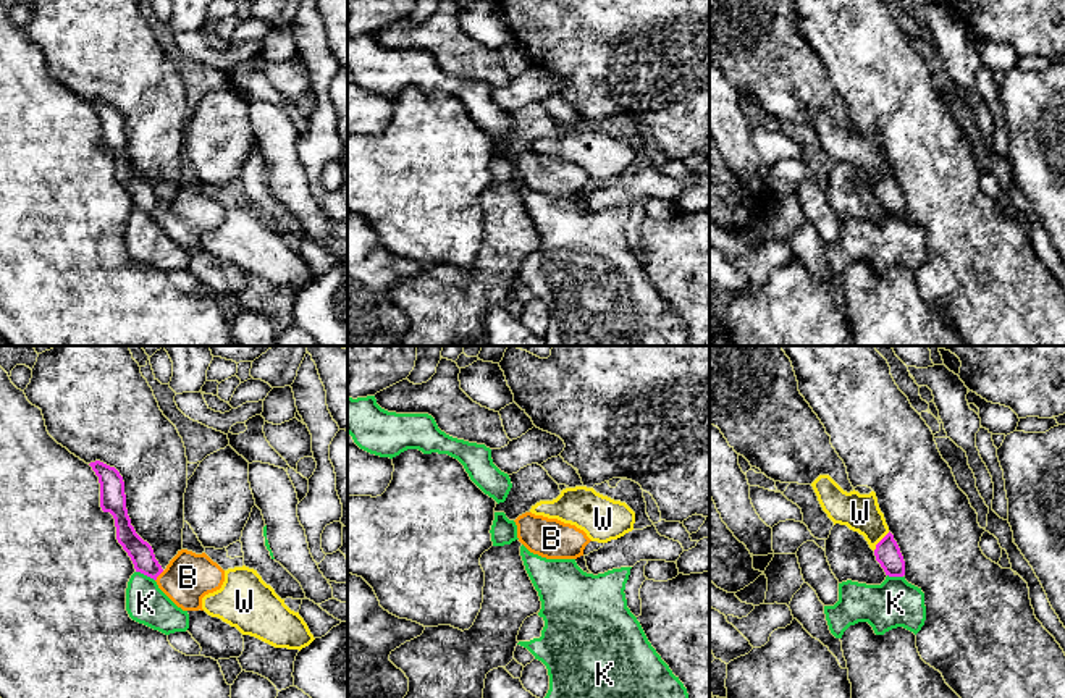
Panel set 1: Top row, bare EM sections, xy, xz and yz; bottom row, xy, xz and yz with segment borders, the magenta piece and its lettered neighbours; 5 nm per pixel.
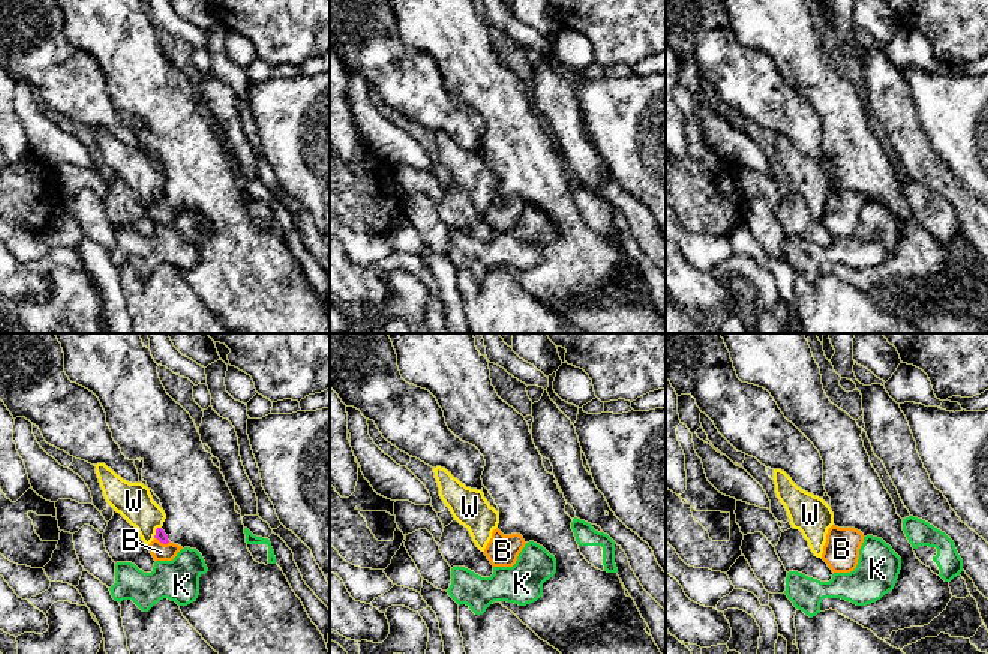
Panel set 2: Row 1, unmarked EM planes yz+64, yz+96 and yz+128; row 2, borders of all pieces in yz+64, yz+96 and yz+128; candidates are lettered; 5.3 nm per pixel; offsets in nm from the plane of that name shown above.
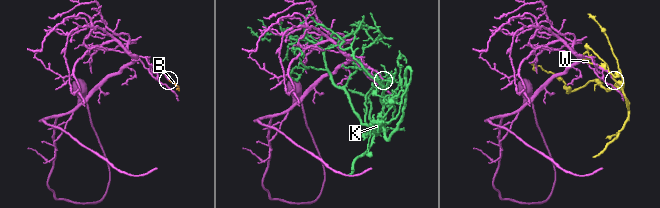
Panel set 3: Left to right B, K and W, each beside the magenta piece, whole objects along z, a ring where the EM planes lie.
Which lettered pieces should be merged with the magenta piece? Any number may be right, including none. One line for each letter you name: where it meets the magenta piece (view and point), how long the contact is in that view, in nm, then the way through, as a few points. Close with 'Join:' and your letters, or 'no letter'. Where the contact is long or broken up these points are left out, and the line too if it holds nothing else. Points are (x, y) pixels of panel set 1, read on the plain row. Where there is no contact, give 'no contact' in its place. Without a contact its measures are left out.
B: xy (159, 212) | 70 nm | across xy (141, 191), (159, 212), (188, 215)
Join: B

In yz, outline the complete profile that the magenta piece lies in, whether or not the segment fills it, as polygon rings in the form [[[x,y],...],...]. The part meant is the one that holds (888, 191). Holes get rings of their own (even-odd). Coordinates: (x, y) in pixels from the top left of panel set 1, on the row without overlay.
[[[889,170],[874,187],[876,199],[889,215],[905,213],[905,199],[894,173]]]

